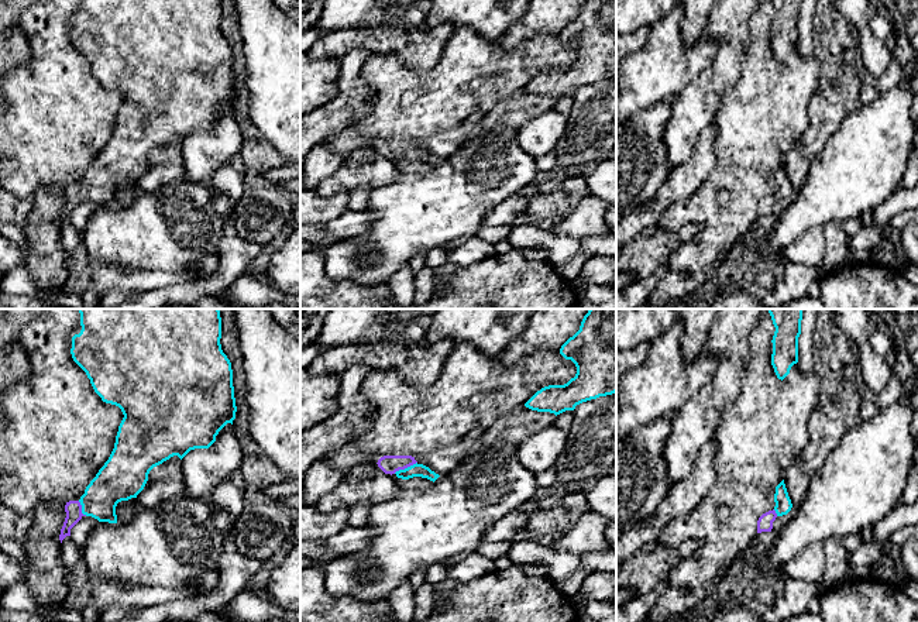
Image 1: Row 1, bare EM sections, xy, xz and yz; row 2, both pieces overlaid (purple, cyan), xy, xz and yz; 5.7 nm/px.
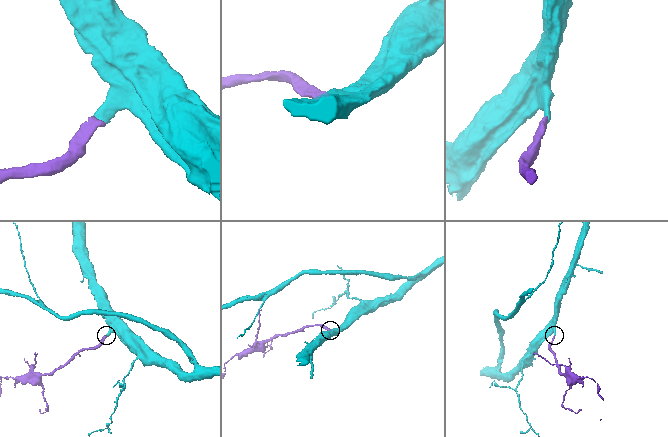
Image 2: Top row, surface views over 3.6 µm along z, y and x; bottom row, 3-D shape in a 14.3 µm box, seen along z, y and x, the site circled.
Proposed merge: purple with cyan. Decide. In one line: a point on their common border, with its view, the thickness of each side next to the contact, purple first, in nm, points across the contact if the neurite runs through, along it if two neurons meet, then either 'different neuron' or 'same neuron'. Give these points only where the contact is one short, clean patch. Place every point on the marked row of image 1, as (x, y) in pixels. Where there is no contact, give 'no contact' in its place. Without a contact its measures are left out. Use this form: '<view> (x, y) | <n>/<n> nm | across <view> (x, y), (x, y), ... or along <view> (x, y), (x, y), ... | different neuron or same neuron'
xz (405, 467) | 110/80 nm | across xz (389, 464), (405, 467), (416, 470) | same neuron

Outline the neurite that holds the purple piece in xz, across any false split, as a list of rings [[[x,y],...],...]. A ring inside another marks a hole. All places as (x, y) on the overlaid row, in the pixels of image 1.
[[[384,456],[377,464],[385,474],[395,474],[402,480],[422,477],[434,482],[440,477],[429,467],[419,464],[412,456]]]

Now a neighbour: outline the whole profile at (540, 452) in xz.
[[[551,425],[518,446],[518,458],[530,472],[553,468],[567,443],[567,432]]]

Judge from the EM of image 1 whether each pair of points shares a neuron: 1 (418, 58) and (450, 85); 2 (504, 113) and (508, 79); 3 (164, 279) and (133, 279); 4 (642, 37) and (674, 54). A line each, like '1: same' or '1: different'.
1: different
2: different
3: same
4: different

